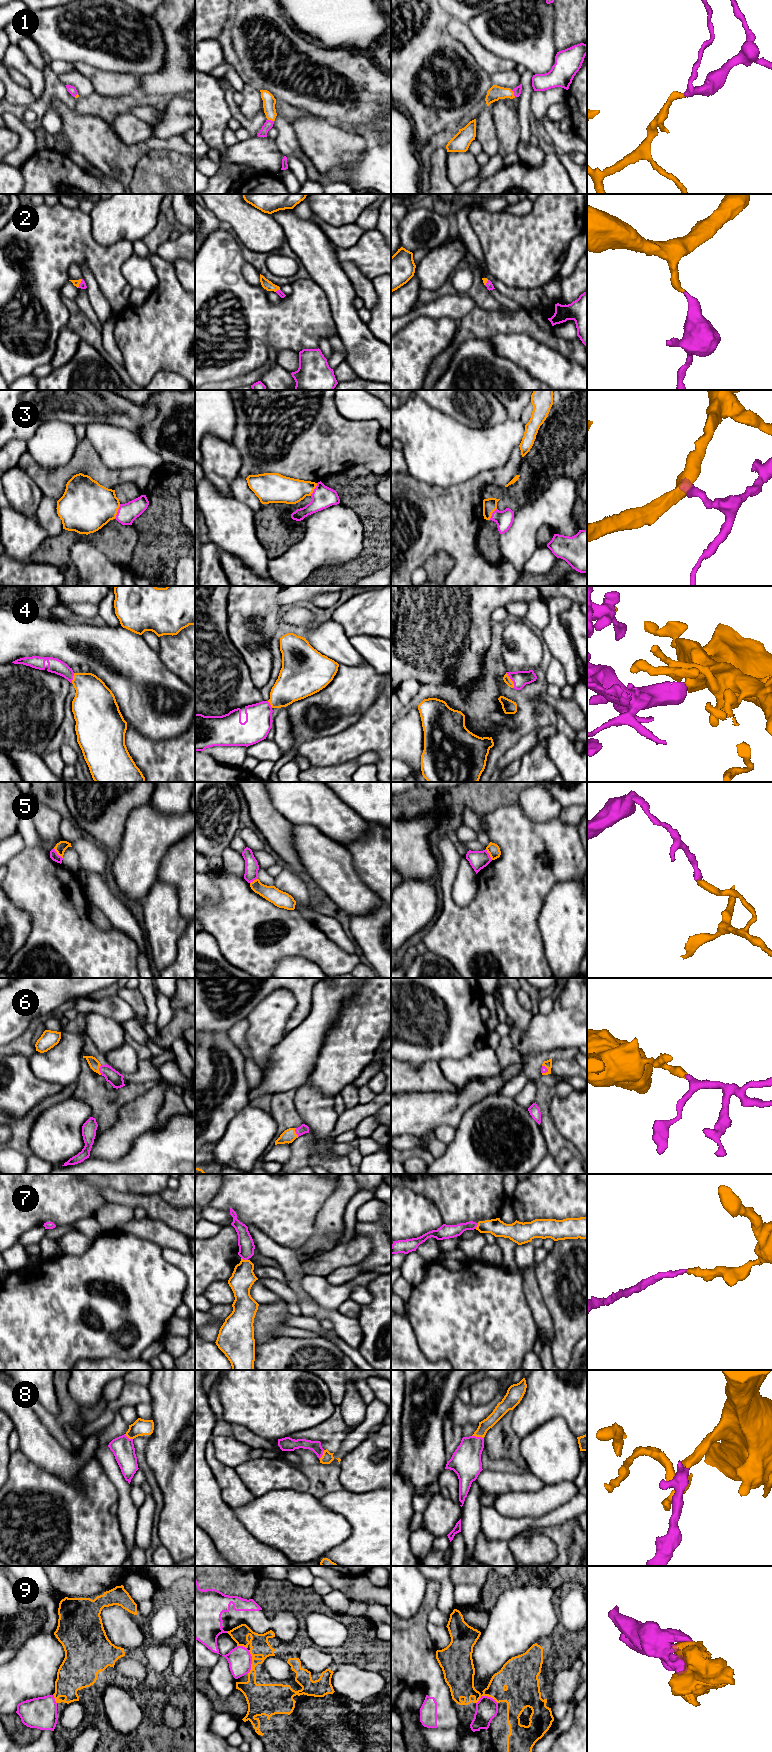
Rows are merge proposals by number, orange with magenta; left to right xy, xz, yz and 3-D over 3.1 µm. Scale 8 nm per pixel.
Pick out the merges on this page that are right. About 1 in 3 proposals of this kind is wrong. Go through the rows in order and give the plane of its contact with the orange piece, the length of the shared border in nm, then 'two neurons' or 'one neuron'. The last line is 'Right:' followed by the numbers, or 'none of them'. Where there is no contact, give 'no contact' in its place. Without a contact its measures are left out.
1: xz | 60 nm | one neuron
2: xy | 80 nm | one neuron
3: xy | 130 nm | one neuron
4: yz | 140 nm | one neuron
5: xy | 120 nm | two neurons
6: xy | 80 nm | one neuron
7: xz | 60 nm | one neuron
8: yz | 100 nm | one neuron
9: xz | 190 nm | two neurons
Right: 1, 2, 3, 4, 6, 7, 8

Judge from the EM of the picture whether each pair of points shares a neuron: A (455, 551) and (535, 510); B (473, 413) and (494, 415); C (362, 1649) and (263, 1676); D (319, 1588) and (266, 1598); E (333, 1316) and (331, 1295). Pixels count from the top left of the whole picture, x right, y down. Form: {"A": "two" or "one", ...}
{"A": "two", "B": "one", "C": "one", "D": "two", "E": "two"}

